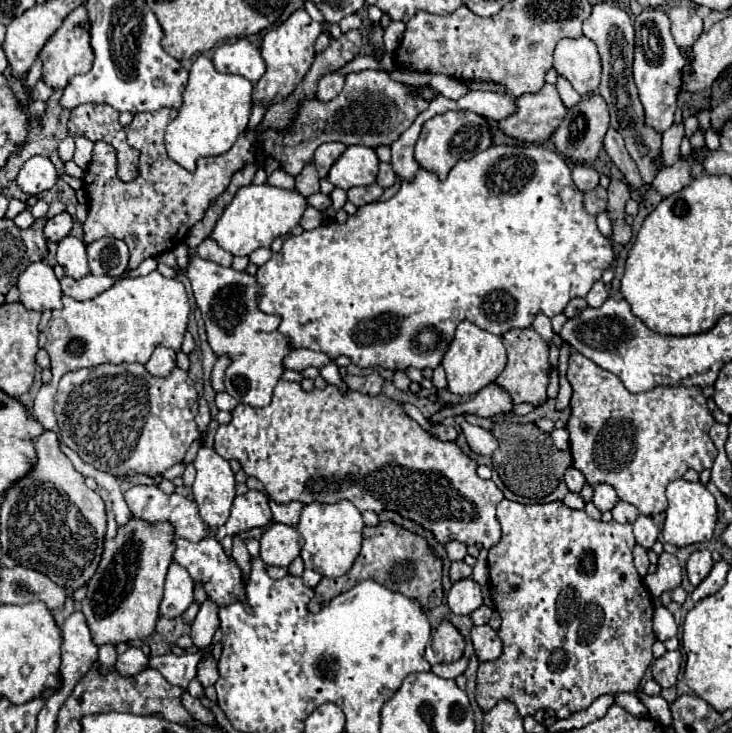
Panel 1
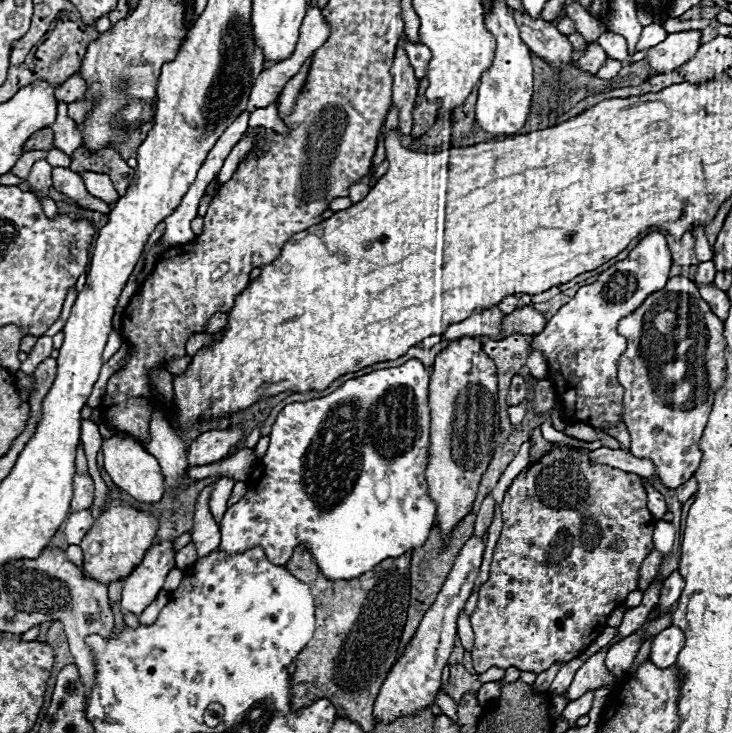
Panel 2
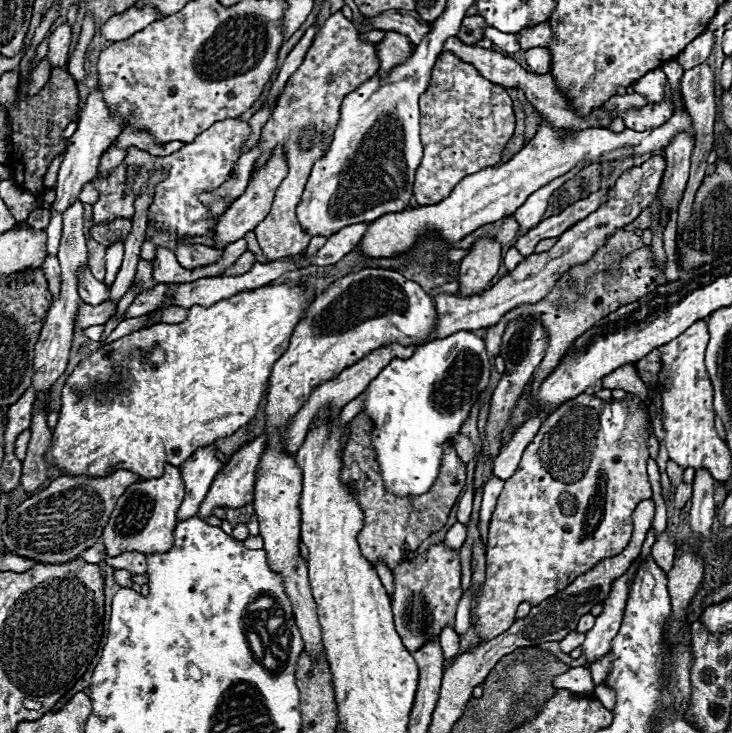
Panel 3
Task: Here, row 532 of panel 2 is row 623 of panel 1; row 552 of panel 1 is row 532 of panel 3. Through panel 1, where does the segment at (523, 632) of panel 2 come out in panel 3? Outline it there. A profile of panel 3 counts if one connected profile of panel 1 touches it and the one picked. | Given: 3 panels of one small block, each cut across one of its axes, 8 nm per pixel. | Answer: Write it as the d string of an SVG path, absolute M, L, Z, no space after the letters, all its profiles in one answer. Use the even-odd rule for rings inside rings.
M582 394L582 396L574 398L574 400L568 400L566 404L556 408L542 422L540 432L534 436L534 440L524 450L522 460L518 464L518 470L504 484L504 490L502 490L502 494L498 498L498 506L496 506L496 510L492 514L492 522L490 522L488 544L486 544L486 580L480 586L480 592L476 596L476 624L472 624L472 628L478 632L480 642L488 642L488 640L500 636L502 632L506 632L510 628L510 624L514 622L516 608L522 602L530 602L532 606L538 606L548 596L554 596L556 592L560 592L562 588L572 584L578 576L590 572L600 560L618 556L628 546L630 536L632 536L632 512L638 506L638 502L652 498L652 488L650 488L648 474L646 474L646 460L650 458L648 446L646 446L646 440L648 440L648 432L646 430L650 426L650 418L648 418L646 408L640 408L640 398L632 396L632 394L628 394L628 396L630 396L630 400L618 400L614 404L616 408L612 412L610 412L610 402L602 402L594 394Z

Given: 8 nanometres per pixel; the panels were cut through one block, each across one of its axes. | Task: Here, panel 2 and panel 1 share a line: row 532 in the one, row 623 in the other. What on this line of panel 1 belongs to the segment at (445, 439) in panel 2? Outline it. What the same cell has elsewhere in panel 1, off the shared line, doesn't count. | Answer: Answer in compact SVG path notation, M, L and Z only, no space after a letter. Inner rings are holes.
M442 622L434 636L432 636L431 644L426 648L424 657L431 666L438 662L454 662L462 656L464 652L464 638L462 634L456 630L454 624L450 622Z

